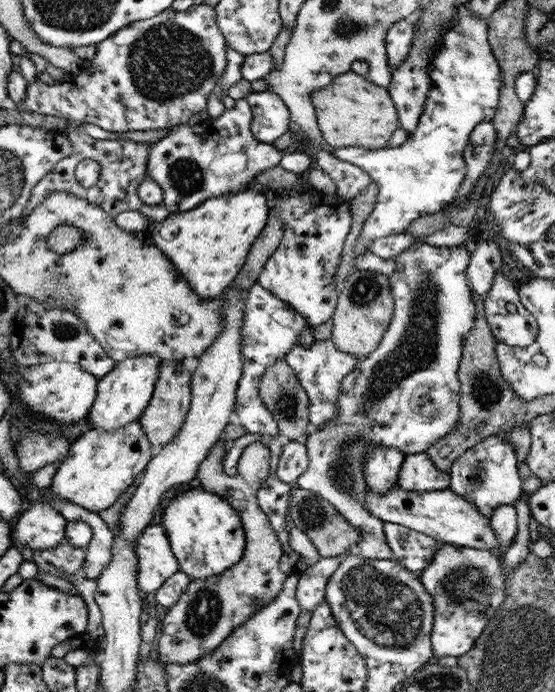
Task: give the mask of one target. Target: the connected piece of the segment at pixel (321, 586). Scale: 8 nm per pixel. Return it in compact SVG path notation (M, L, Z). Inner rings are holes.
M342 555L321 559L298 576L298 600L304 612L312 612L326 600L325 589L328 579L337 571L341 558Z

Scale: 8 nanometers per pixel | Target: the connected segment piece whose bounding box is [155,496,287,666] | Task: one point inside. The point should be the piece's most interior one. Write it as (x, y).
(210, 611)

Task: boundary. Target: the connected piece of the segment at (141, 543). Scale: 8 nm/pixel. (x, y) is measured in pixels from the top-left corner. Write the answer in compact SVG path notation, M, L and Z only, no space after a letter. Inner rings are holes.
M150 525L138 538L139 587L146 594L156 594L173 574L181 568L171 549L165 527Z

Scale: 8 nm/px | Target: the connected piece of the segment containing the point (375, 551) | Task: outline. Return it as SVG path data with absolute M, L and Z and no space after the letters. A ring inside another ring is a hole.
M421 242L414 243L408 251L402 253L402 255L396 257L396 259L378 259L375 258L370 252L361 258L356 258L355 268L358 270L369 270L372 272L377 272L388 277L391 286L391 293L393 296L394 303L394 312L391 323L386 329L386 332L383 334L379 346L376 347L374 352L371 352L364 360L359 361L358 364L354 367L352 372L343 378L342 390L340 390L340 396L338 398L338 413L335 414L335 417L331 418L331 421L327 422L327 425L324 425L323 428L314 428L305 439L303 440L308 449L309 456L309 465L308 468L298 477L298 480L294 483L293 487L297 487L304 490L311 490L314 494L318 494L324 499L327 499L332 506L335 507L337 511L352 525L356 528L359 528L360 531L360 540L352 547L348 548L347 554L356 553L360 558L371 558L372 560L388 560L393 558L392 549L388 546L385 532L383 531L383 524L385 523L380 518L376 518L368 509L365 509L365 494L367 491L366 477L364 476L363 464L367 452L371 446L375 444L384 444L385 446L391 446L392 448L397 448L400 452L407 454L418 454L426 453L428 448L432 446L437 440L440 440L446 434L450 434L458 425L460 420L460 381L458 380L457 368L462 358L462 349L463 349L463 338L464 335L474 326L476 309L473 301L473 296L471 293L470 284L467 280L467 266L470 261L471 249L467 249L464 246L448 248L448 246L429 246ZM432 386L448 386L450 389L450 402L446 406L438 406L432 410L431 417L428 417L428 412L420 412L420 402L422 402L423 394L426 396L436 396L432 392Z

